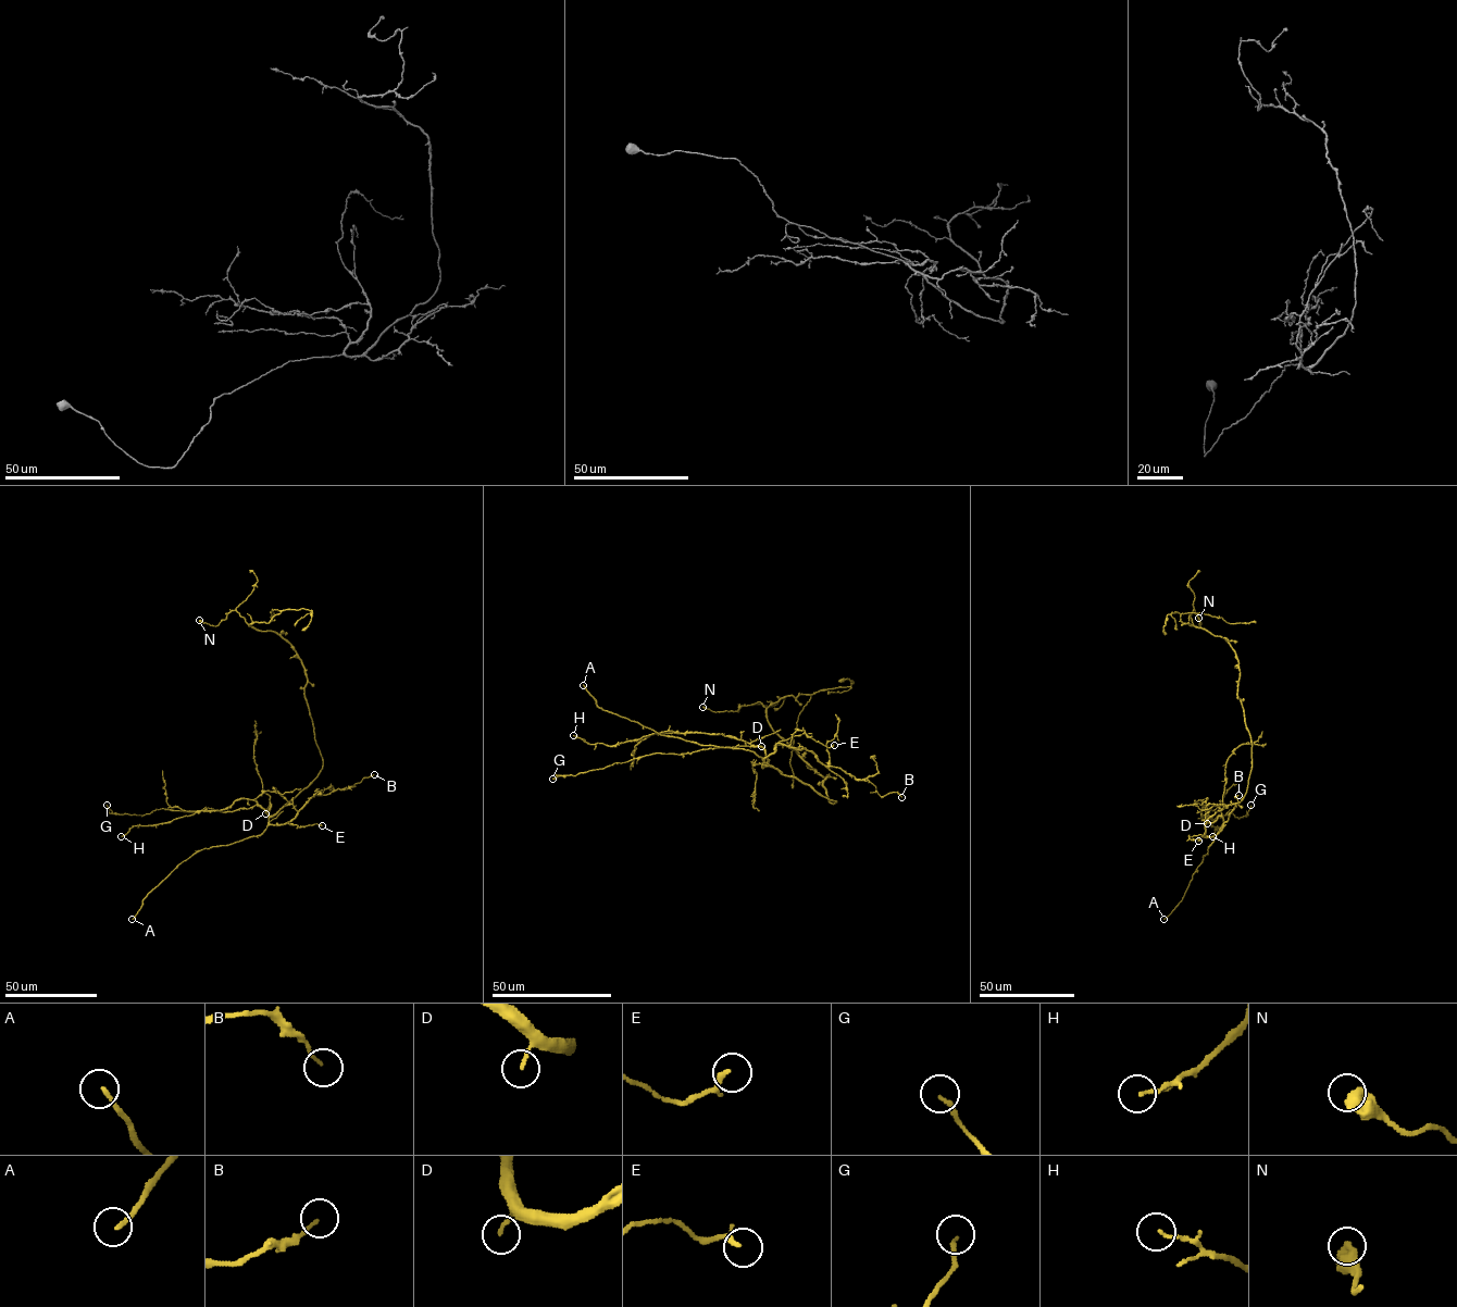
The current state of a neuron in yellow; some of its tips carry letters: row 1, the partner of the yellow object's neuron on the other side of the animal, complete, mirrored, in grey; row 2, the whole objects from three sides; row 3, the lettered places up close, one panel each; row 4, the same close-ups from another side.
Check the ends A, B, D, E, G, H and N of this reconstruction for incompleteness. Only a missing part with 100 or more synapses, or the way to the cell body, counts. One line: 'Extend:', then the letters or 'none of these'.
Extend: A

